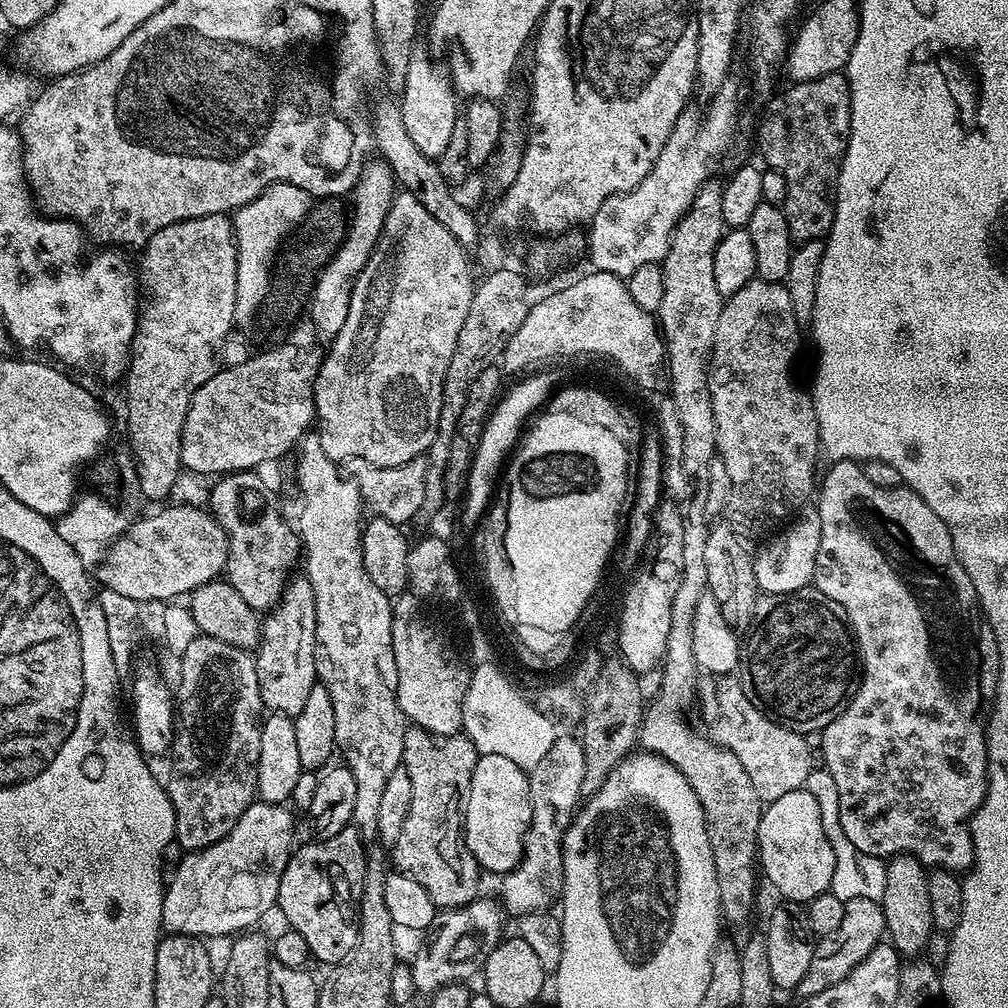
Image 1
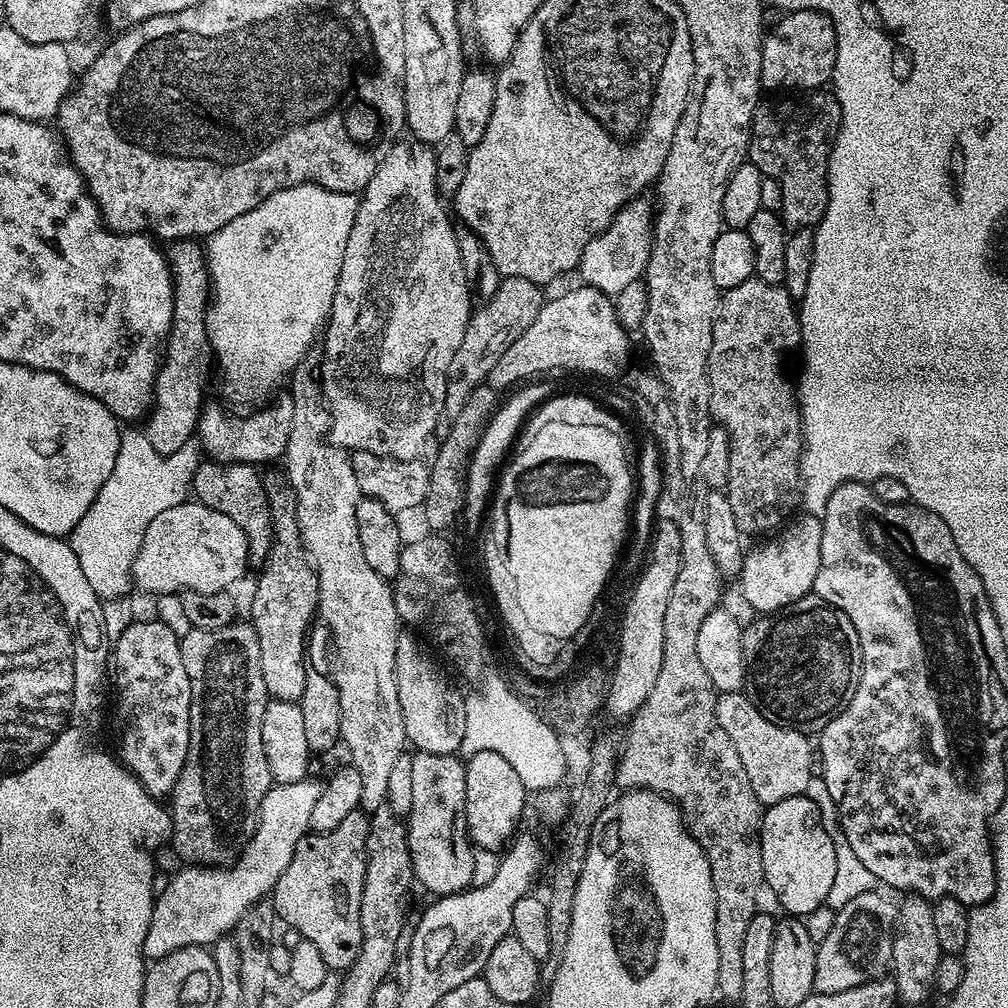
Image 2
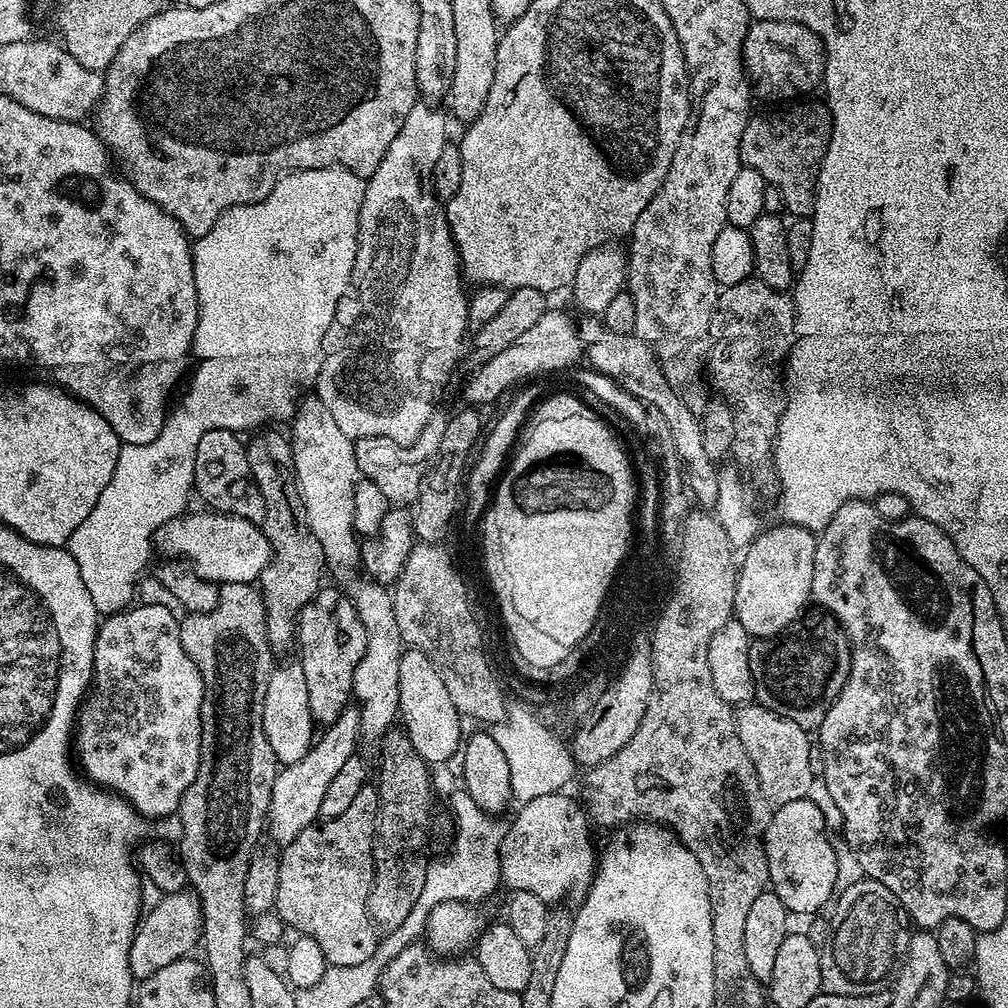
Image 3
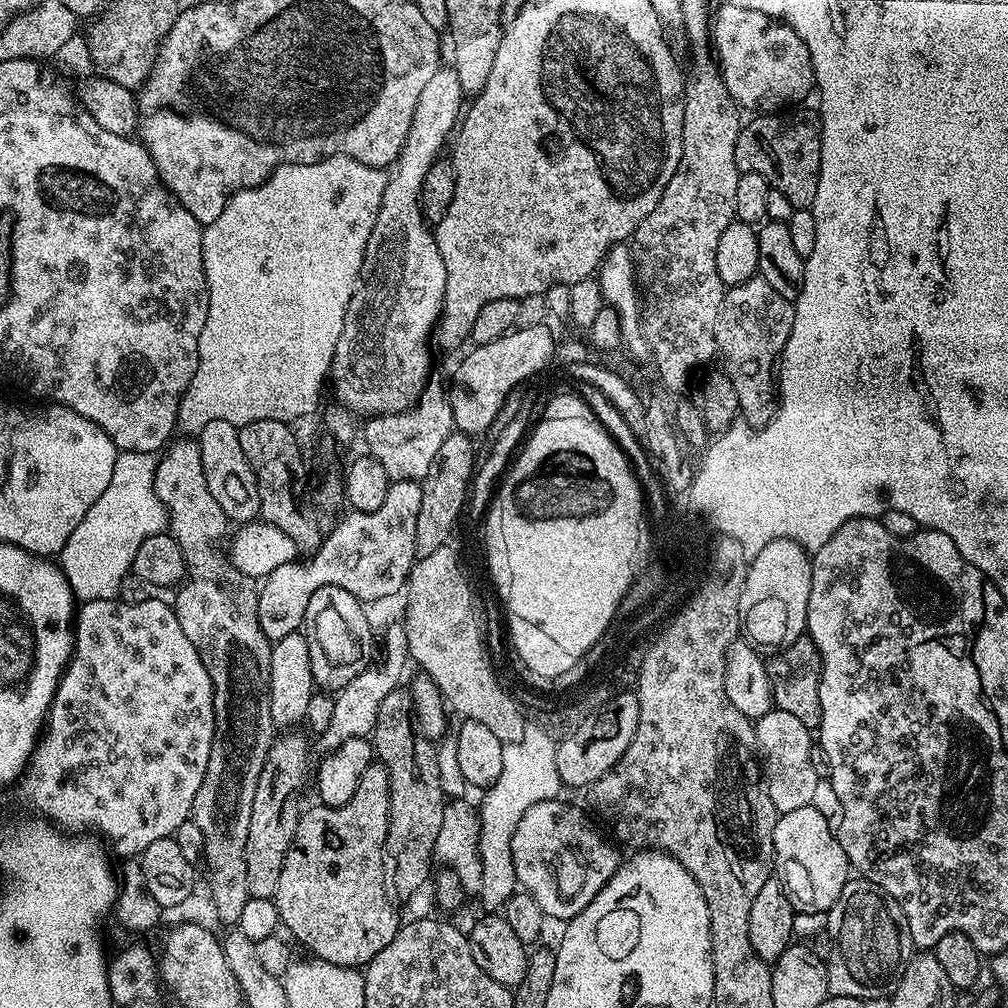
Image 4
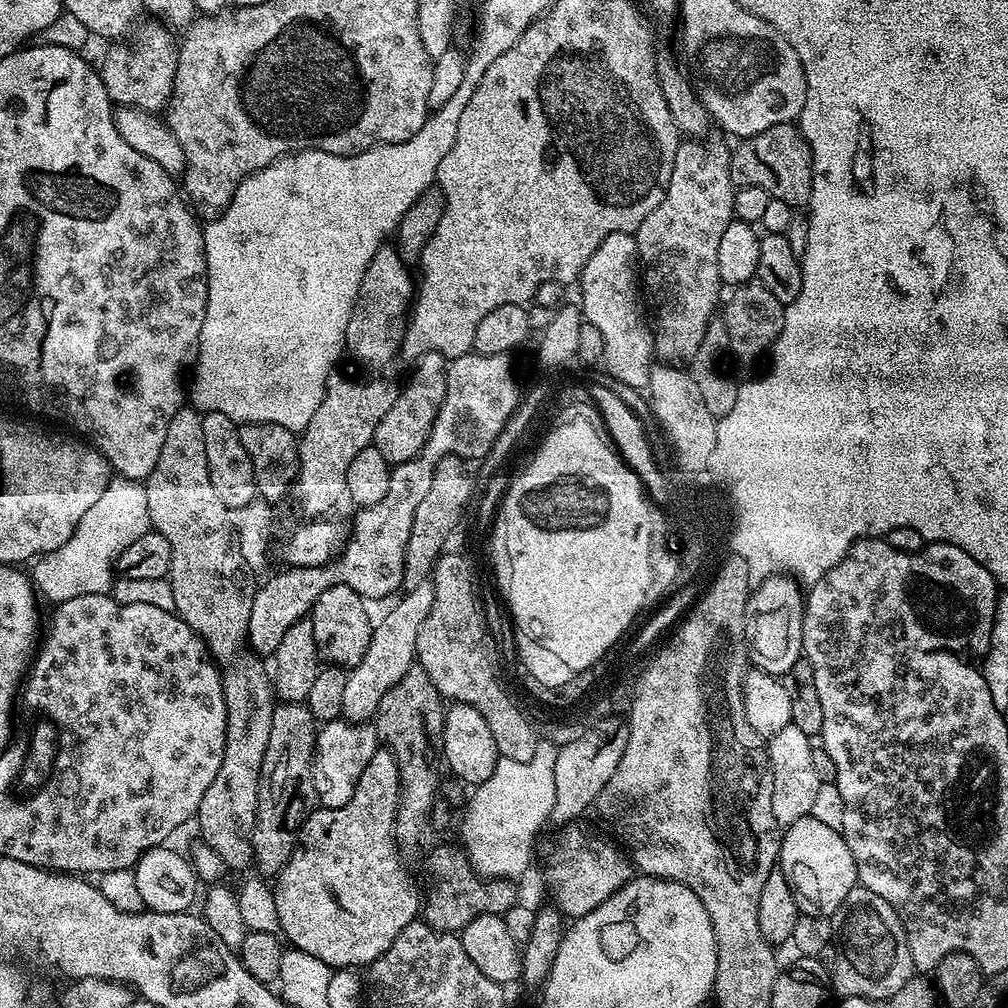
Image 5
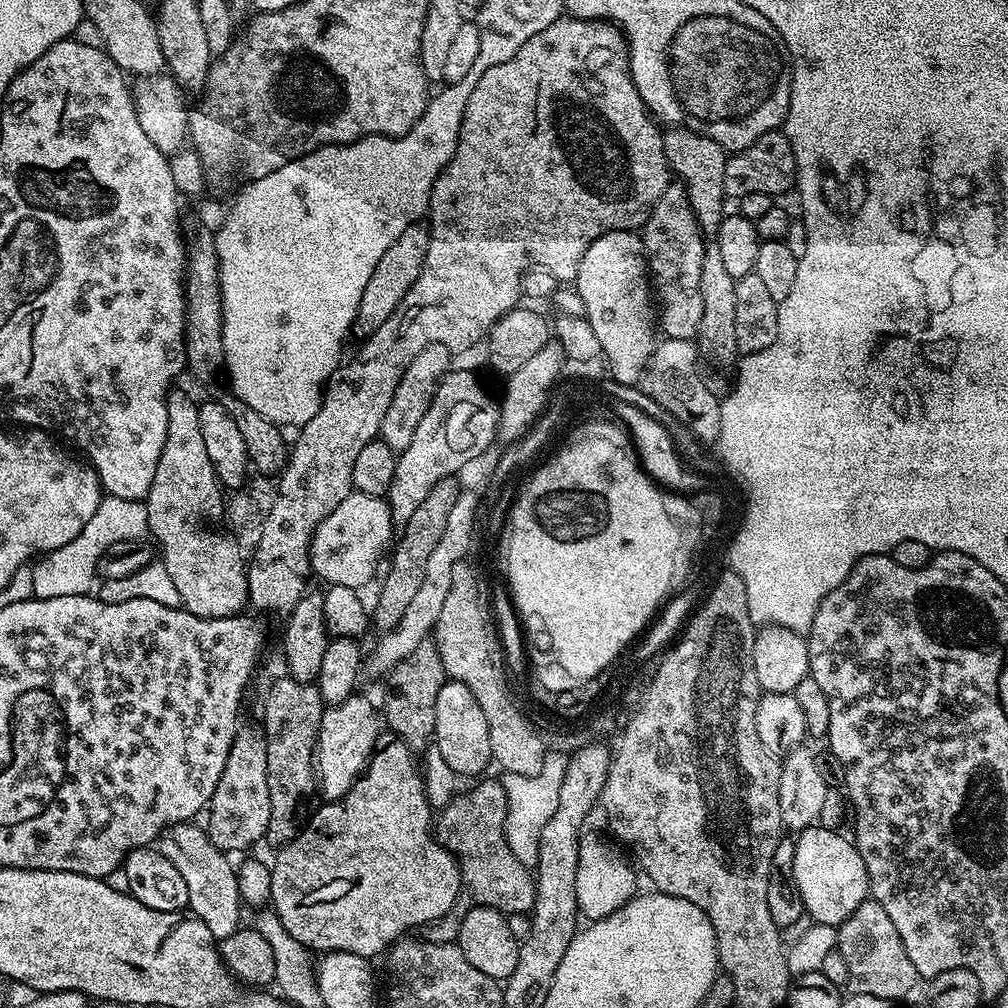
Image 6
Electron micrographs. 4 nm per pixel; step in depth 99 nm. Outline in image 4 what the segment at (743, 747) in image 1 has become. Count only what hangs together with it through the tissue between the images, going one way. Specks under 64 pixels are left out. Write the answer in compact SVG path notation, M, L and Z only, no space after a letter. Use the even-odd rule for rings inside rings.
M779 710L767 712L760 720L755 721L754 727L756 748L762 757L762 772L766 777L770 802L774 802L777 813L798 810L811 804L818 779L816 768L812 765L813 733L802 722L798 722L794 714Z

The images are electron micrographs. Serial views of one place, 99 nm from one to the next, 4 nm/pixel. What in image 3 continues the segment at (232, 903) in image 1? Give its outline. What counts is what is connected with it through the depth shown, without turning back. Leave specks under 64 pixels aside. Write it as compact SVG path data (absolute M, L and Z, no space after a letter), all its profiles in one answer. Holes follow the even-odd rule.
M349 706L342 710L342 714L338 714L338 722L327 725L321 732L324 733L315 737L312 747L301 760L283 765L274 778L266 824L270 832L272 828L272 836L277 840L277 845L294 842L294 838L298 838L298 834L302 834L306 826L317 823L322 798L326 795L330 782L334 782L338 770L342 770L342 765L346 763L346 758L357 755L356 743L362 740L359 707ZM170 892L161 895L159 899L149 912L147 909L143 913L130 942L130 974L136 982L150 978L150 974L158 974L158 970L162 970L162 966L170 966L170 962L185 959L191 953L188 951L201 943L200 928L204 925L204 909L200 907L195 892Z

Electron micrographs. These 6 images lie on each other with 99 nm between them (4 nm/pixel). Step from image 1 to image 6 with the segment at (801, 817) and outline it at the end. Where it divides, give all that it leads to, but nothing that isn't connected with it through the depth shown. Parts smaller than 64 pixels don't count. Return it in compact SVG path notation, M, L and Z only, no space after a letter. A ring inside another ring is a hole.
M813 826L799 829L795 837L794 846L794 882L798 886L798 894L804 903L805 913L817 924L832 924L839 926L864 900L869 899L868 875L866 874L866 862L862 862L862 854L857 850L855 843L844 836L839 836L839 831Z

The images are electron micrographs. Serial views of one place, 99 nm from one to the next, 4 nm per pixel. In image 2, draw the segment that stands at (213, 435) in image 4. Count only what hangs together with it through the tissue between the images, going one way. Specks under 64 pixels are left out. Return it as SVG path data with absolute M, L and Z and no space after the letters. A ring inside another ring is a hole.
M208 458L194 474L192 492L201 504L221 511L242 528L248 539L249 561L256 566L263 565L272 548L272 512L268 509L261 473L250 464L226 464Z

